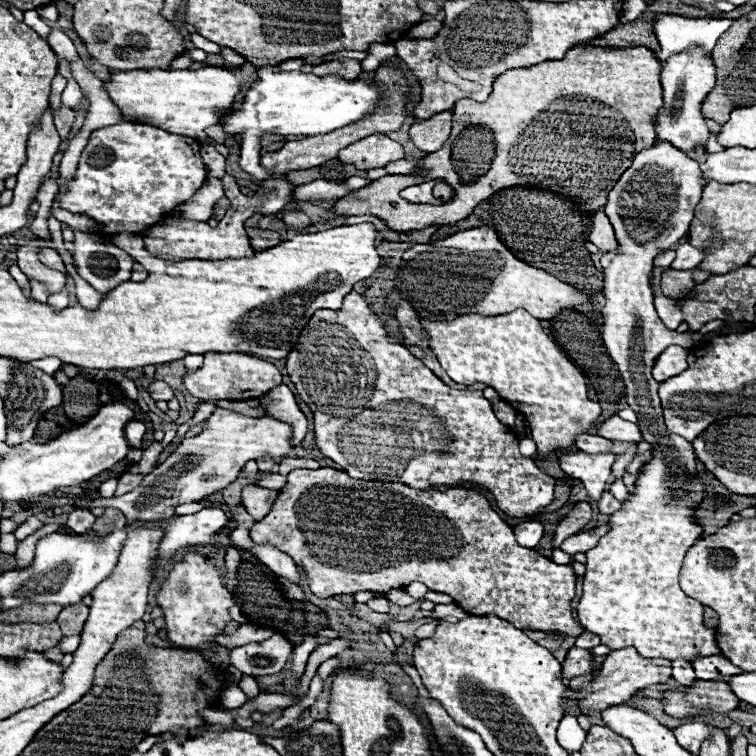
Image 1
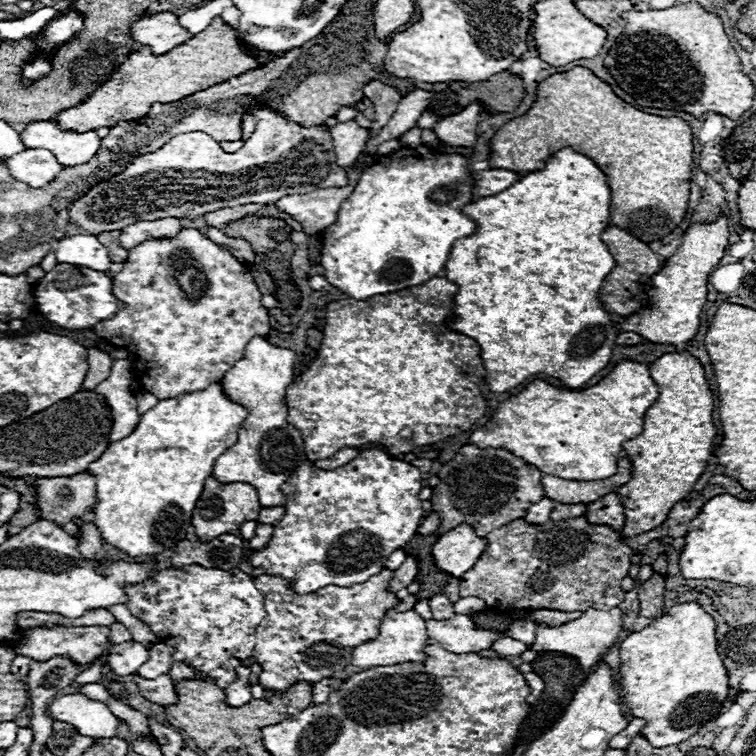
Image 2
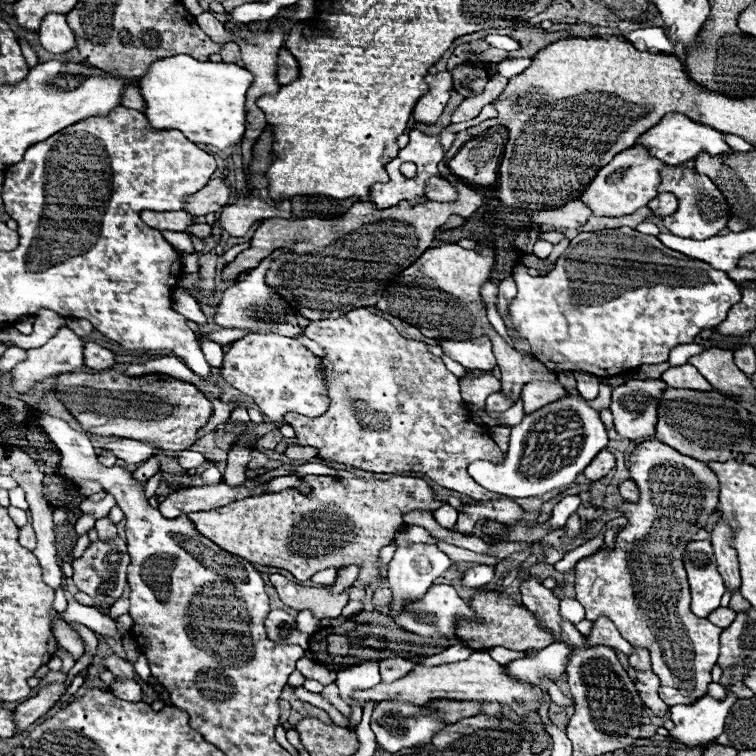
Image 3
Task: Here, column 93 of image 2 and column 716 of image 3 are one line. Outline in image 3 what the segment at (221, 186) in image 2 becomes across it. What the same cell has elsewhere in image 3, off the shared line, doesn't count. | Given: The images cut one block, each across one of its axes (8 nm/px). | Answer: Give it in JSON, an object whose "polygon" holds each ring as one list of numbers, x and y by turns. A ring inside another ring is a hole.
{"polygon":[[668,166,662,170,662,182,658,186,658,192,672,192,678,198,678,210,664,218,664,226,682,238,710,238,716,236,722,228,726,228,726,222,730,218,730,208,716,184,708,176,700,176,694,170,686,170,680,166]]}

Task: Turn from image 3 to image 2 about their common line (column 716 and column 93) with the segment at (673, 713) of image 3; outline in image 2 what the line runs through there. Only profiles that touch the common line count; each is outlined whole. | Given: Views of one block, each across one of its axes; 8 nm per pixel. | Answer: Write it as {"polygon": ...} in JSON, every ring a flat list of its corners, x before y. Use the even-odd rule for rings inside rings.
{"polygon":[[80,692,56,698,48,706,48,714,54,720,72,724,84,736,96,736,96,738,116,736,118,718,108,710,108,706,90,700]]}

